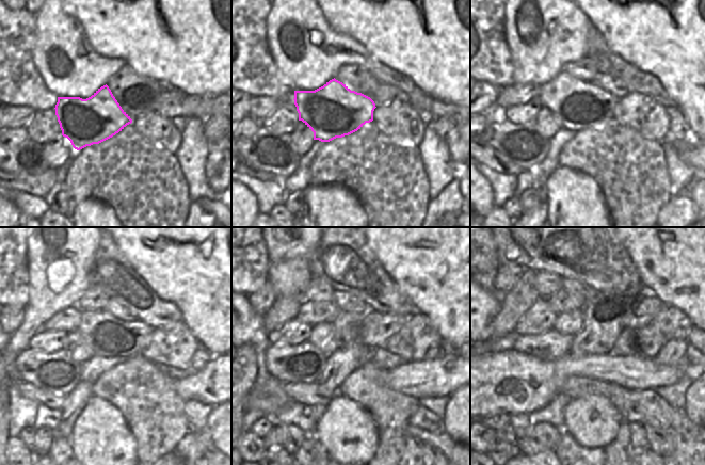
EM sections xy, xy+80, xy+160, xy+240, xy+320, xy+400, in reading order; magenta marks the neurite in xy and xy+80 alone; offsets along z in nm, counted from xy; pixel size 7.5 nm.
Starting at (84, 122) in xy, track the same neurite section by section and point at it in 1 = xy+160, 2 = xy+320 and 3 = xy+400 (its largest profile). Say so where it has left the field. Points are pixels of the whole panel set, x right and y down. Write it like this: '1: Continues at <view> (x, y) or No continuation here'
1: Continues at xy+160 (579, 106)
2: Continues at xy+320 (372, 330)
3: Continues at xy+400 (647, 306).

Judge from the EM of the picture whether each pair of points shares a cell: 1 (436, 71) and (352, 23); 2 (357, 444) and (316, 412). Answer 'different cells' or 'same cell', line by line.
1: same cell
2: different cells

